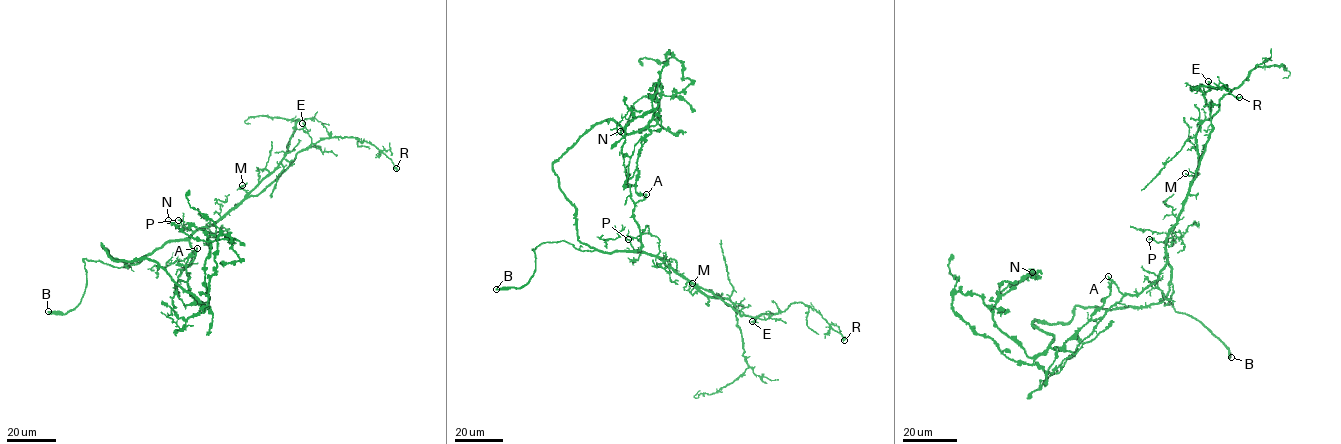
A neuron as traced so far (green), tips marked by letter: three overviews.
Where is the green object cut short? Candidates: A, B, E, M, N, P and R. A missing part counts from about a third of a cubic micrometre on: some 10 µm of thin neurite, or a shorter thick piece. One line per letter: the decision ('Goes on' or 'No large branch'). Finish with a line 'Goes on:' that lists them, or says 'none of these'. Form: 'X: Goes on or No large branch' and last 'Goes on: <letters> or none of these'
A: Goes on
B: Goes on
E: No large branch
M: No large branch
N: No large branch
P: No large branch
R: No large branch
Goes on: A, B

